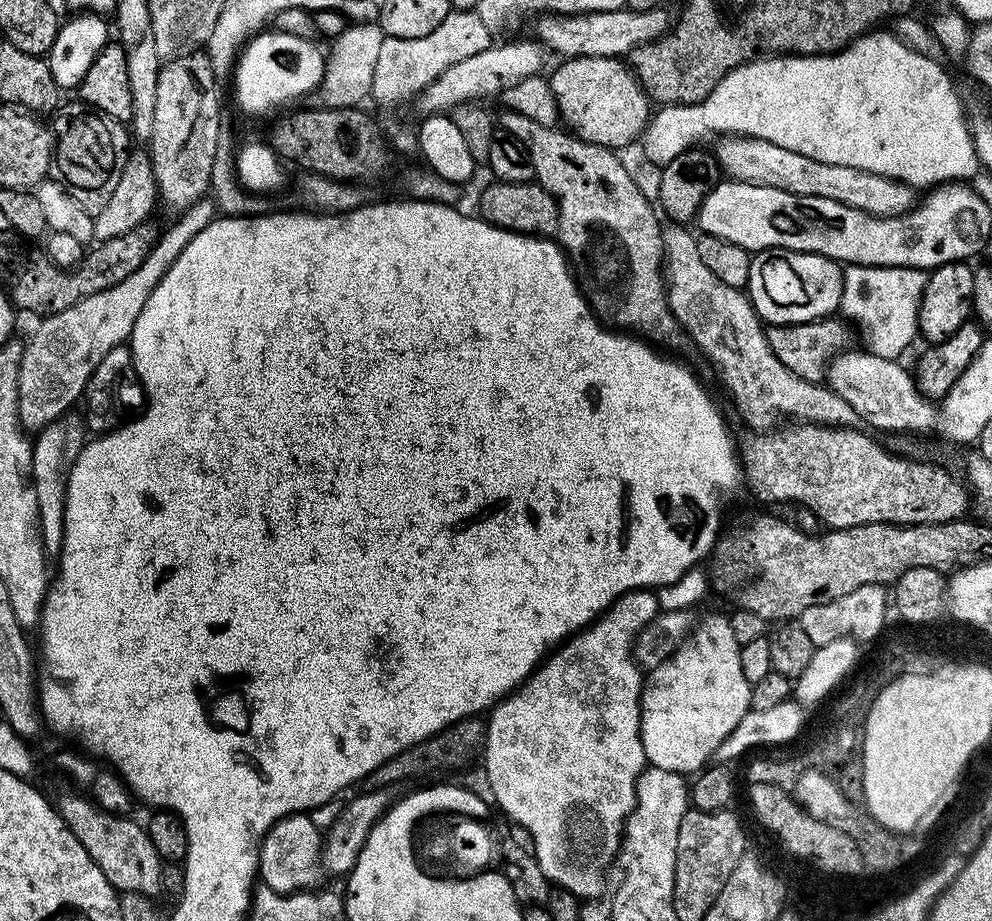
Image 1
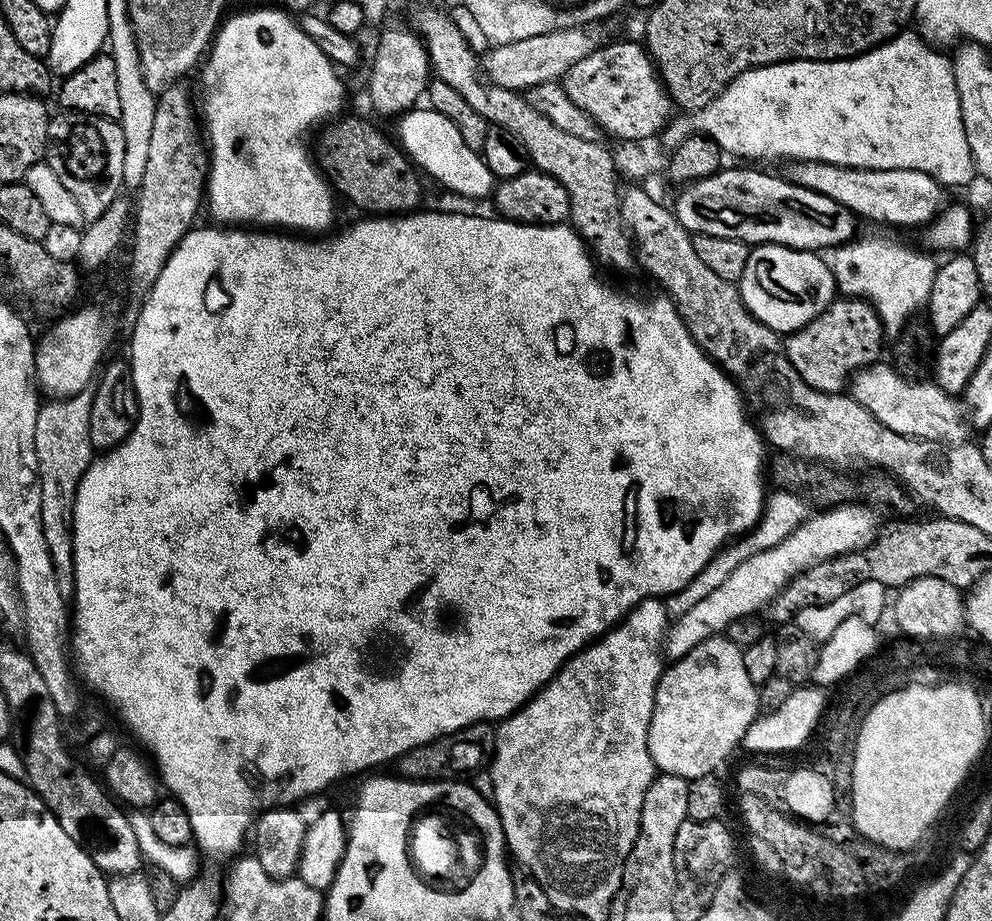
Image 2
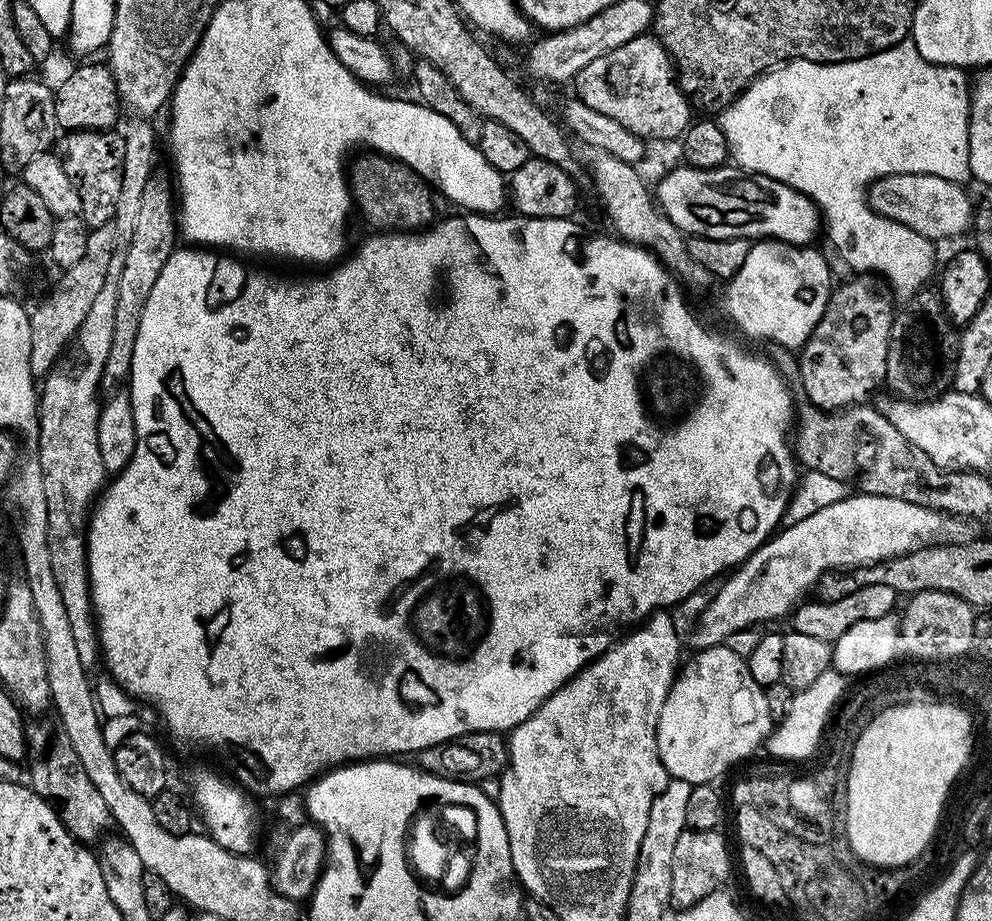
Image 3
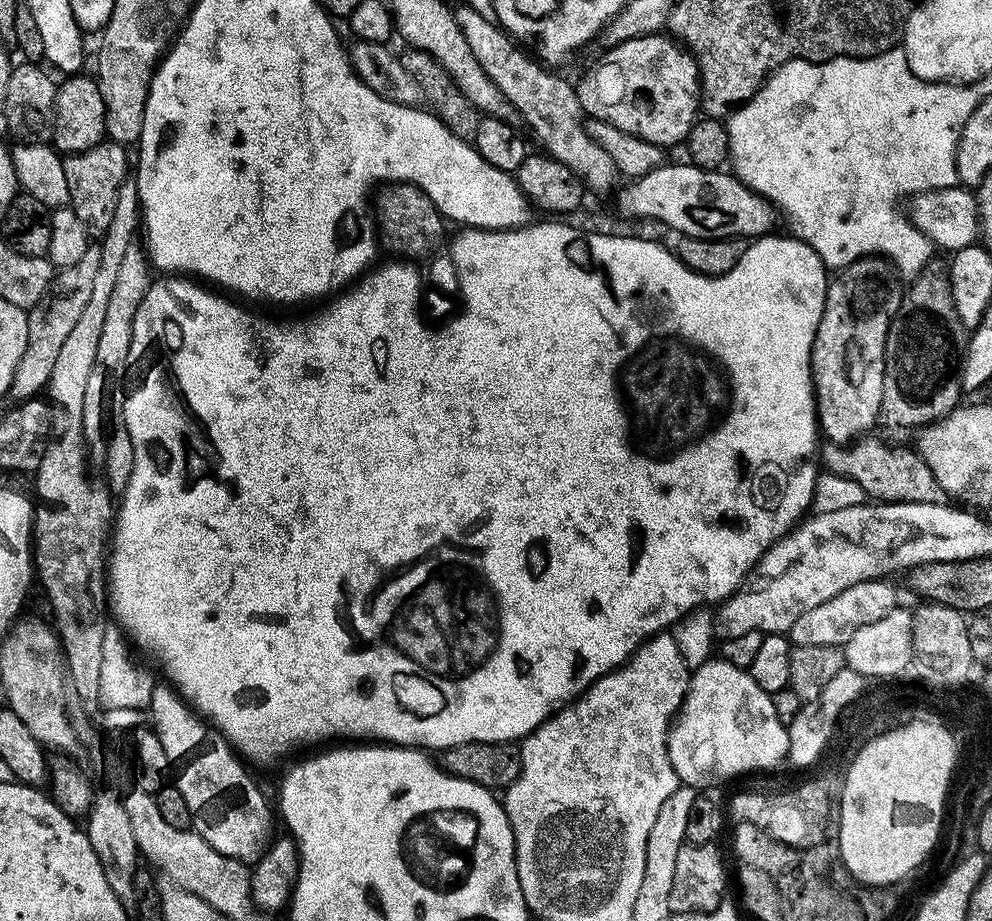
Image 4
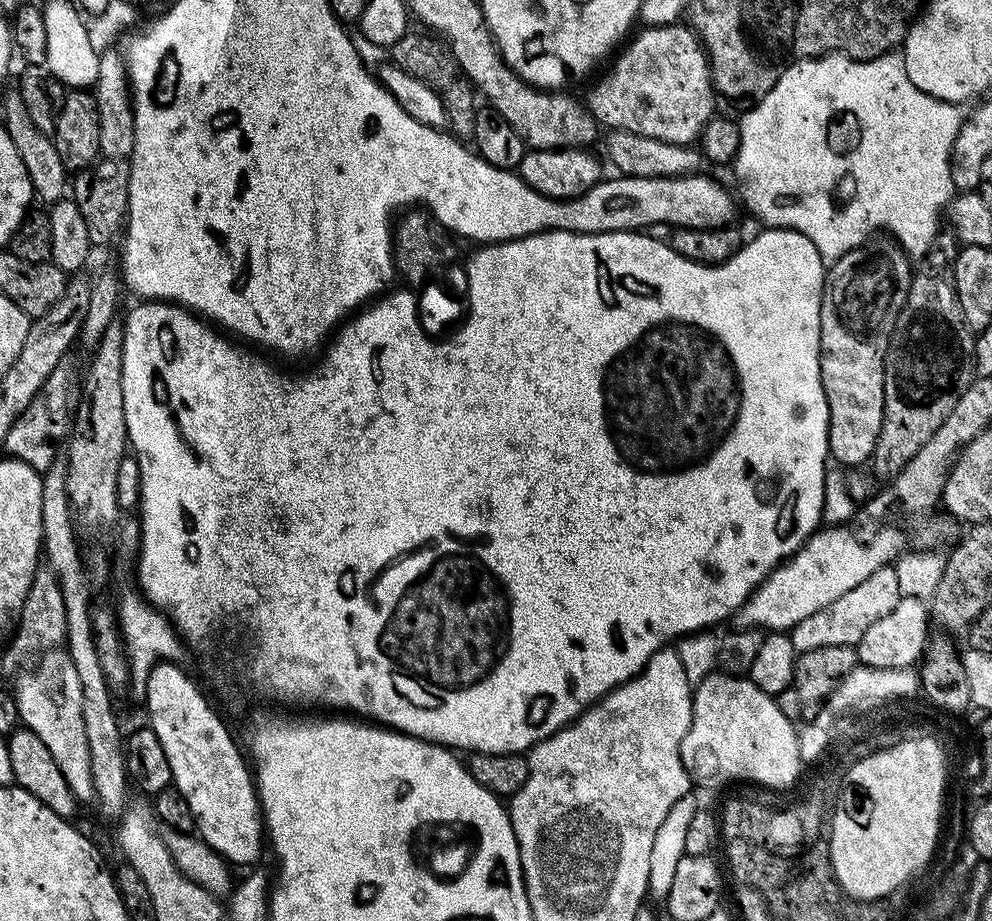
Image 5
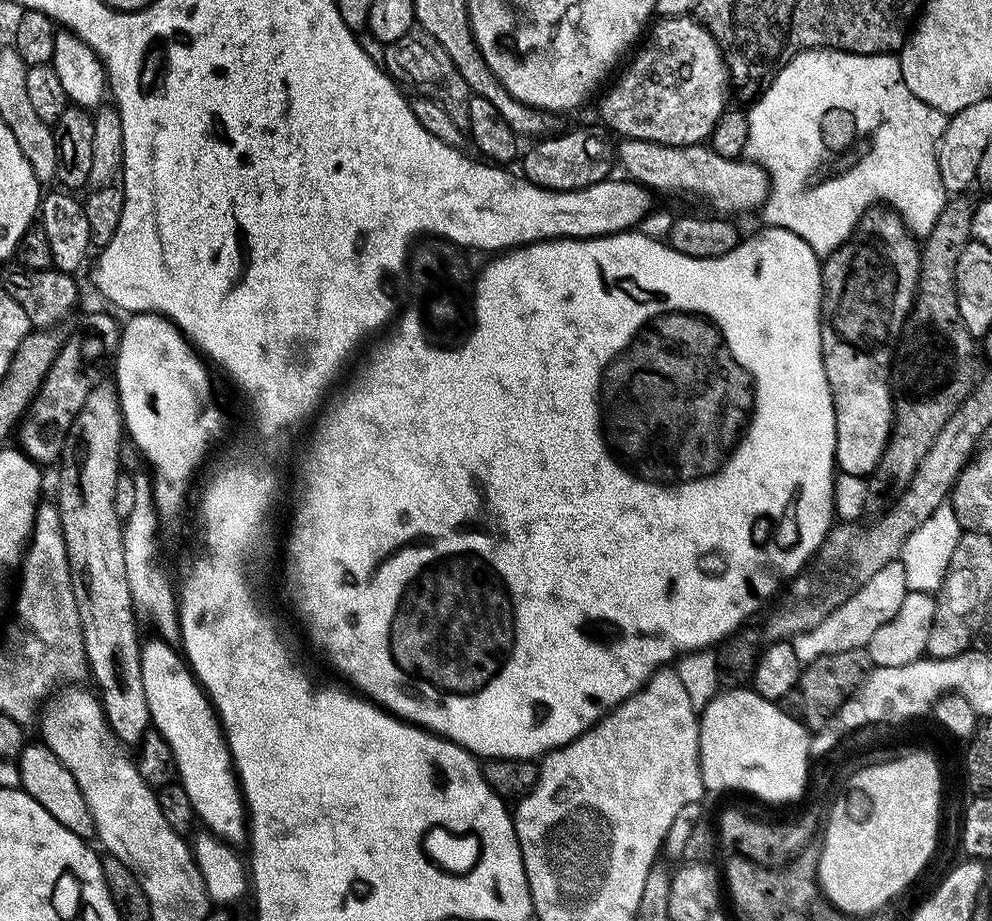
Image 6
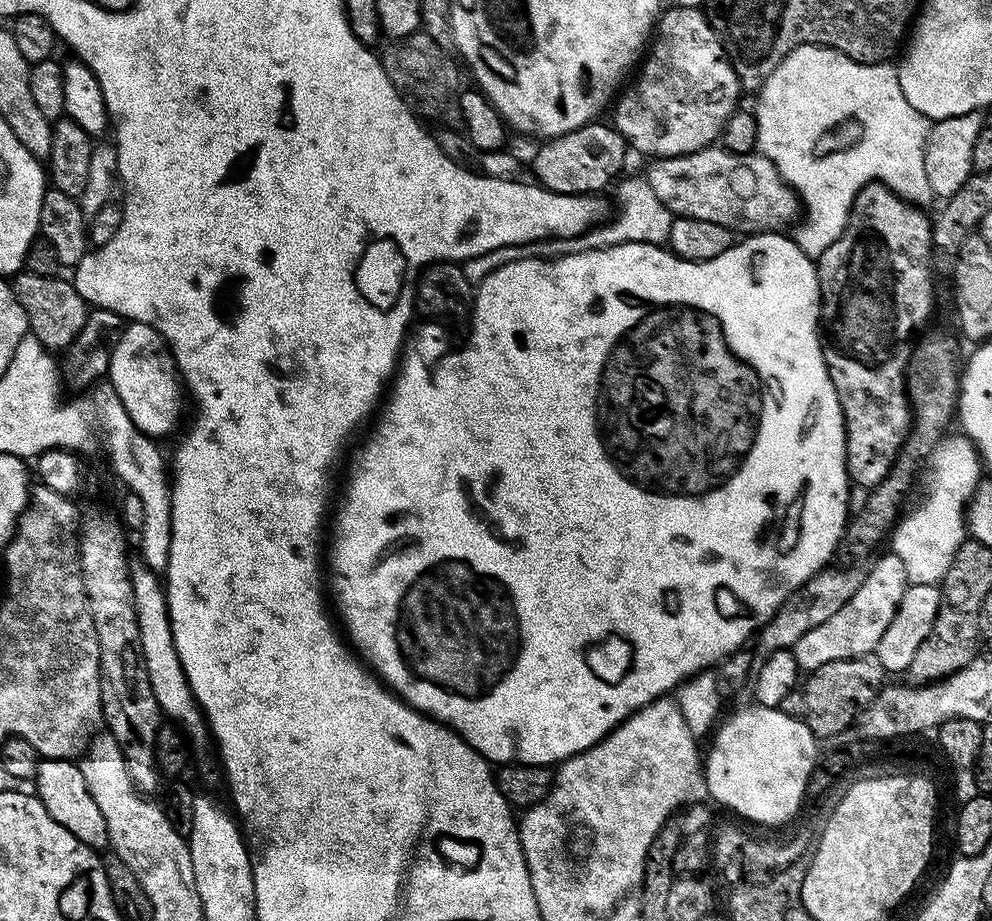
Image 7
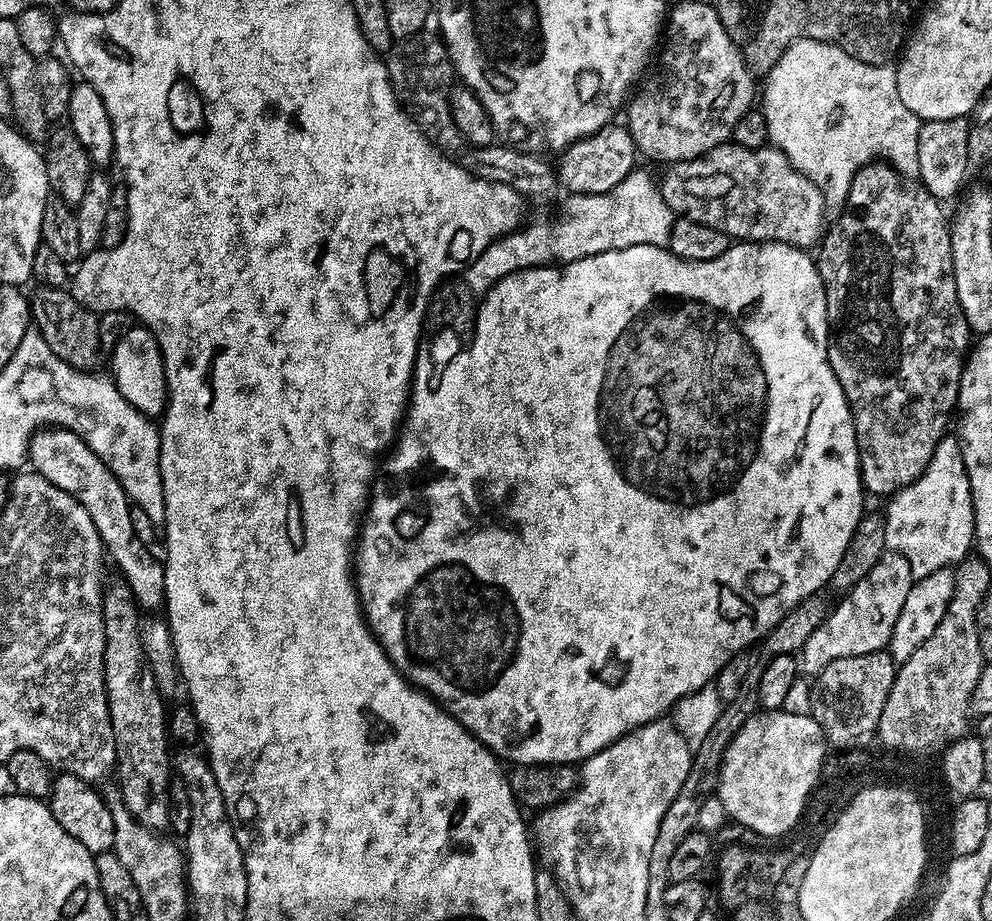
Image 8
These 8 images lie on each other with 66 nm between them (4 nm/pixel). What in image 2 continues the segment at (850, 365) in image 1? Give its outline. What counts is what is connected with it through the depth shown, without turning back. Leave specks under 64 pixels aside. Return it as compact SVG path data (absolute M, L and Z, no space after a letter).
M877 362L864 368L850 381L850 395L862 406L866 406L866 410L870 410L870 414L874 414L882 426L890 426L890 430L898 430L898 434L938 440L945 445L959 444L969 439L970 424L957 397L943 392L935 382L911 384L906 377L895 372L897 369L891 363L884 363Z

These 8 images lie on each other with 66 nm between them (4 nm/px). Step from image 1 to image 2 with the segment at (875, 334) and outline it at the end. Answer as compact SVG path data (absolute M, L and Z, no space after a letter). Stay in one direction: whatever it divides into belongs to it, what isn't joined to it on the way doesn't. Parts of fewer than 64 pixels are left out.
M854 238L832 248L830 257L826 258L827 268L831 270L837 291L843 297L867 300L880 315L885 335L899 337L913 319L911 316L927 305L934 286L937 261L932 261L933 257L919 247L916 249L906 244L883 244L880 240L860 239Z

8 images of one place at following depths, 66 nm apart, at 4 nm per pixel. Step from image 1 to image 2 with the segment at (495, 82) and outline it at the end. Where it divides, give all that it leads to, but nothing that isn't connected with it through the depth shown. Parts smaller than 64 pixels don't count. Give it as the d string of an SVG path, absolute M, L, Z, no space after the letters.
M587 27L567 28L550 34L537 34L535 38L522 38L522 42L510 42L509 44L497 44L489 47L482 56L483 75L491 83L515 92L533 88L542 82L559 81L570 70L570 66L574 66L574 62L582 62L582 58L586 58L586 54L596 51L598 41L592 32L595 31L589 30Z

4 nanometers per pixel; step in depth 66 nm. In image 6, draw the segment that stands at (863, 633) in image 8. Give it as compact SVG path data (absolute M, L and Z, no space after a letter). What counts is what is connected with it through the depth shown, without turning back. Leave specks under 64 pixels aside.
M899 559L891 560L886 566L882 566L882 570L878 570L878 574L874 574L874 578L866 581L856 593L847 596L842 606L826 614L826 618L822 618L818 626L793 636L790 642L794 646L794 654L798 654L801 665L805 665L826 654L863 649L870 642L870 638L874 638L876 631L886 626L886 622L894 618L894 614L898 614L898 609L901 608L908 594L906 570L900 565Z

